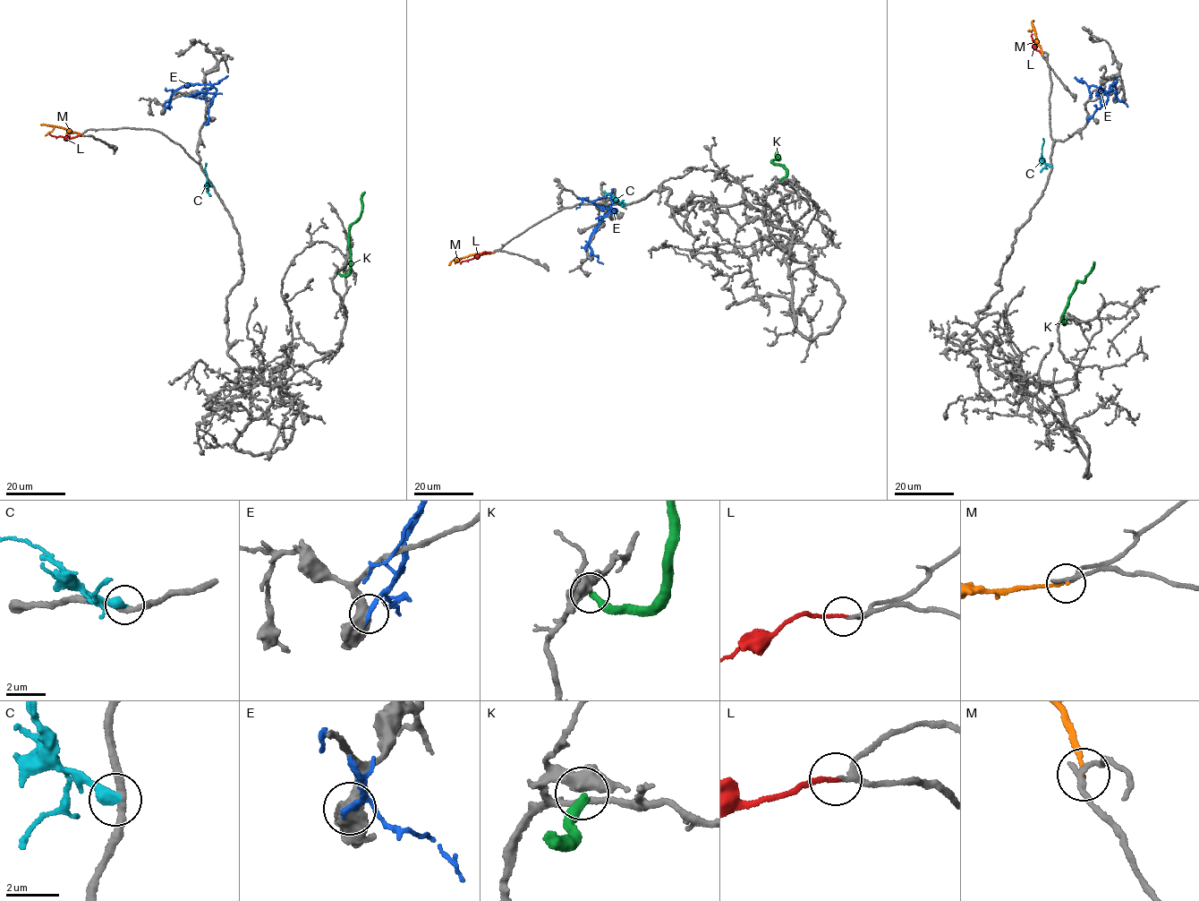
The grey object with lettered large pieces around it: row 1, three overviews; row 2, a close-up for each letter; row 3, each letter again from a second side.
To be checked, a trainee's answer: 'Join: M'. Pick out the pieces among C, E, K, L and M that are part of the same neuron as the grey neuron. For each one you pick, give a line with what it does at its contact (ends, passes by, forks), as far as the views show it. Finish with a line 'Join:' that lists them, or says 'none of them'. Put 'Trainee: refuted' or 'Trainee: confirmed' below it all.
L: It ends there
Join: L
Trainee: refuted

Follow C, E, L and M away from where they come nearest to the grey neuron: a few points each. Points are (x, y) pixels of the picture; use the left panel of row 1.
C: (211, 184), (208, 185), (206, 163)
E: (165, 109), (173, 92), (183, 86), (196, 83), (212, 86), (194, 95), (182, 95)
L: (80, 135), (67, 139), (49, 134)
M: (81, 135), (59, 127), (41, 124)

